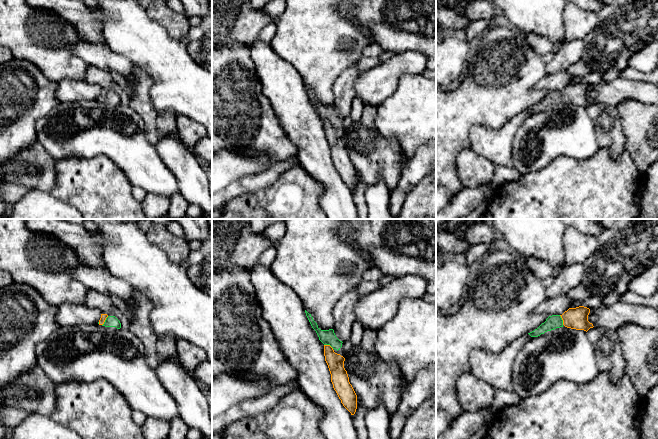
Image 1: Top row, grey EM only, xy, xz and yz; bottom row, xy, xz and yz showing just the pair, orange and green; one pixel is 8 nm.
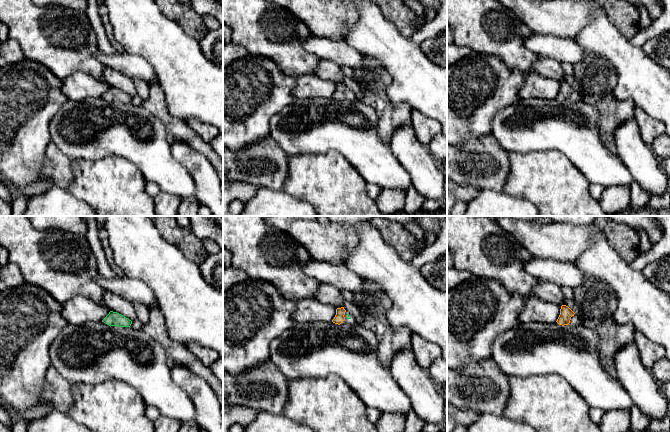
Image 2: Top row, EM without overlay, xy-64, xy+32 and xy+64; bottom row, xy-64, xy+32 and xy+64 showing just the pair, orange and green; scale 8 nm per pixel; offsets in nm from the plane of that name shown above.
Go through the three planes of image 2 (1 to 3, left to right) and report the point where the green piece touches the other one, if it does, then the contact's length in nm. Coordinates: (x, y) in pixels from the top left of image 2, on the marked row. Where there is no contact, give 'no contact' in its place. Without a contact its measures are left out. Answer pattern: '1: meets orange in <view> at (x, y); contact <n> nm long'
1: no contact
2: no contact
3: no contact

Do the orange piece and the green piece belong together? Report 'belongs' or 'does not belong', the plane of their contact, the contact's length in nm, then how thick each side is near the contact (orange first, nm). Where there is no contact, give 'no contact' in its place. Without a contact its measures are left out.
belongs | yz | 90 nm | 180/110 nm

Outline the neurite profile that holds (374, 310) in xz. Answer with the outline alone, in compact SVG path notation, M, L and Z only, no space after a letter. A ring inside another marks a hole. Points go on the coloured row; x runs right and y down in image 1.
M409 275L395 279L377 291L364 295L354 307L355 320L359 321L364 330L377 331L380 327L390 321L395 315L399 303L404 299L422 299L427 293L427 282L419 275Z

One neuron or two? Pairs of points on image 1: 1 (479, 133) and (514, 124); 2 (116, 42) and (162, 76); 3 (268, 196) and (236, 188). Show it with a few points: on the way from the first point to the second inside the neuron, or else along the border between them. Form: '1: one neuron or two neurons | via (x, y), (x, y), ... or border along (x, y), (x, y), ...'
1: one neuron | via (488, 134), (505, 133)
2: one neuron | via (127, 42), (151, 65)
3: two neurons | border along (272, 184), (255, 191), (245, 192), (228, 201)

